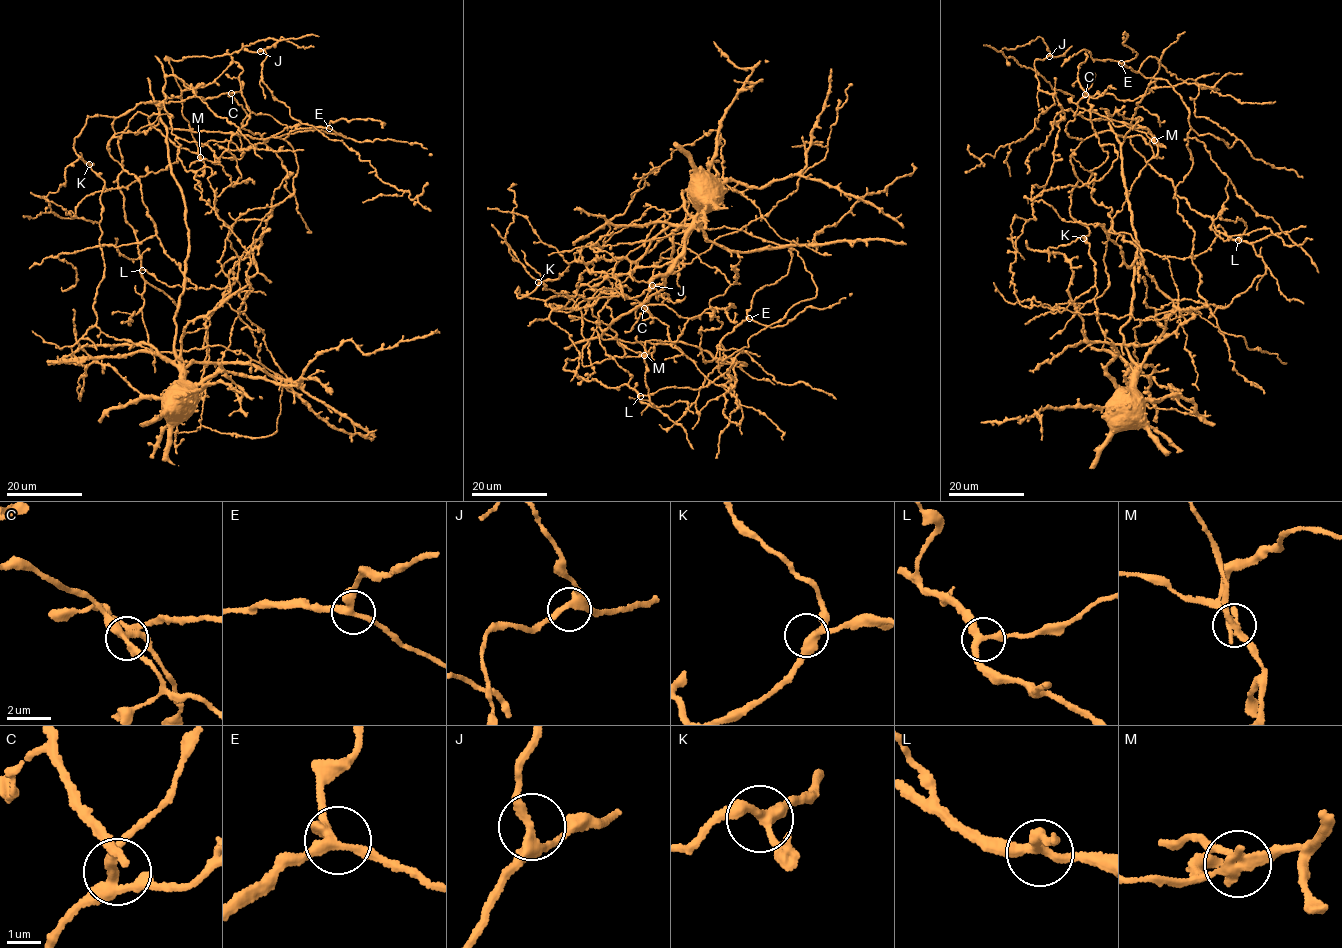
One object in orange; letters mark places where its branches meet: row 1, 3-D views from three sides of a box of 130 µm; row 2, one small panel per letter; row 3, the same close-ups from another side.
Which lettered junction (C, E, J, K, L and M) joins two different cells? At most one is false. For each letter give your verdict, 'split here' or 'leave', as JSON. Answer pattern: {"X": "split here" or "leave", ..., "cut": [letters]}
{"C": "leave", "E": "leave", "J": "leave", "K": "leave", "L": "leave", "M": "split here", "cut": ["M"]}

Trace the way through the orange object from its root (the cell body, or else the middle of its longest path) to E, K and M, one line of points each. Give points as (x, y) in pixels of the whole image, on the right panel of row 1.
E: (1118, 409), (1133, 400), (1136, 370), (1120, 331), (1130, 318), (1137, 242), (1121, 144), (1156, 79), (1121, 63)
K: (1118, 409), (1133, 400), (1137, 370), (1130, 366), (1136, 367), (1129, 374), (1101, 330), (1094, 260), (1083, 238)
M: (1118, 409), (1133, 400), (1136, 362), (1120, 328), (1130, 318), (1137, 239), (1117, 137), (1153, 140)

